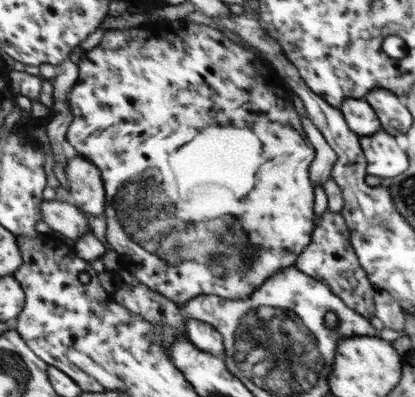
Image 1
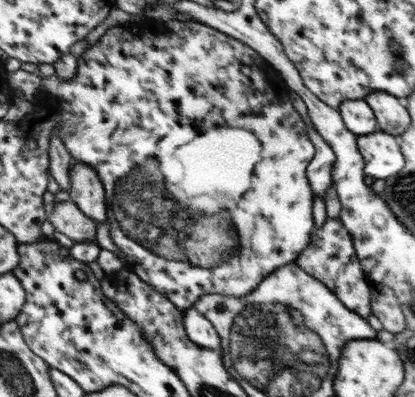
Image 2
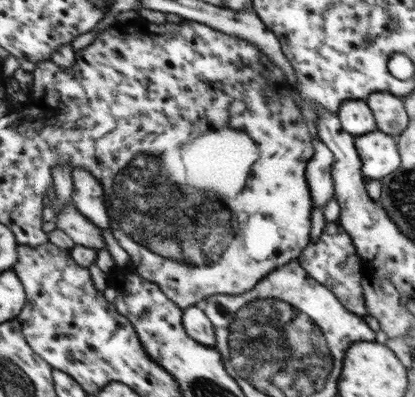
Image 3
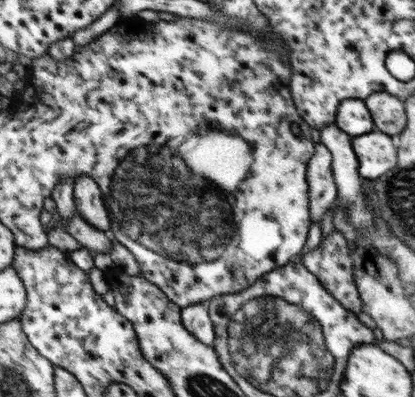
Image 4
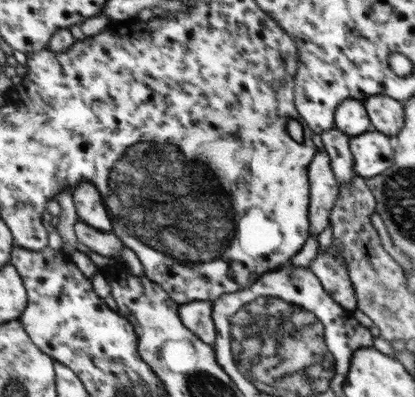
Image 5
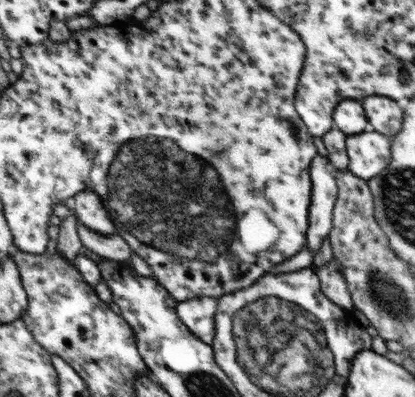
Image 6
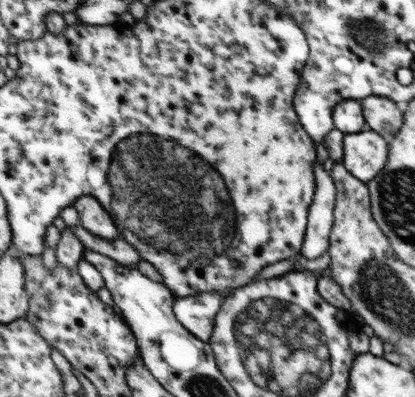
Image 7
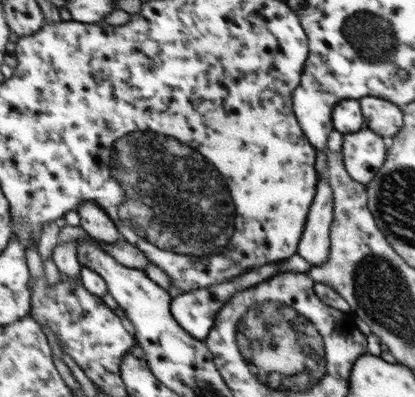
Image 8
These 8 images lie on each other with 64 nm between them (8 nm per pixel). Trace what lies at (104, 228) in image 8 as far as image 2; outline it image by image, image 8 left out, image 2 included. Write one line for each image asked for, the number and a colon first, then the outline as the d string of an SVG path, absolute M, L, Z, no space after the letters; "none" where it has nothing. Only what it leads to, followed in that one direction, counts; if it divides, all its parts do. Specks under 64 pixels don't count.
2: M75 164L69 174L71 188L67 192L67 200L77 204L77 208L95 224L105 224L109 220L105 188L95 174L95 170L87 164Z
3: M79 168L71 170L71 178L73 178L73 194L71 194L73 206L95 226L107 230L111 226L111 218L105 206L107 198L103 196L103 188L99 180L93 178L87 170L79 170Z
4: M79 176L73 182L73 200L77 206L77 216L81 216L93 228L101 232L109 232L113 228L113 220L105 208L107 200L89 176Z
5: M87 182L79 184L71 192L71 196L73 196L75 208L77 208L79 222L83 222L99 232L113 232L115 230L117 224L113 222L113 218L105 210L105 200L93 184L87 184Z
6: M79 192L71 198L71 208L75 212L77 224L101 234L101 236L113 236L117 234L117 224L111 220L107 208L99 200L95 192Z
7: M81 196L73 204L73 208L79 214L79 226L89 230L93 236L103 240L115 240L119 238L119 230L113 224L111 214L93 198L93 196Z

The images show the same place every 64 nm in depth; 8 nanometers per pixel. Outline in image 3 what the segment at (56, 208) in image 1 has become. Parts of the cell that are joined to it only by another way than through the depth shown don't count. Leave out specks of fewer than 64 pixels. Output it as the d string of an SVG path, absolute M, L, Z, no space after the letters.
M65 206L57 214L57 228L63 230L75 246L85 246L93 250L107 250L101 228L95 226L89 218L85 218L75 206Z

